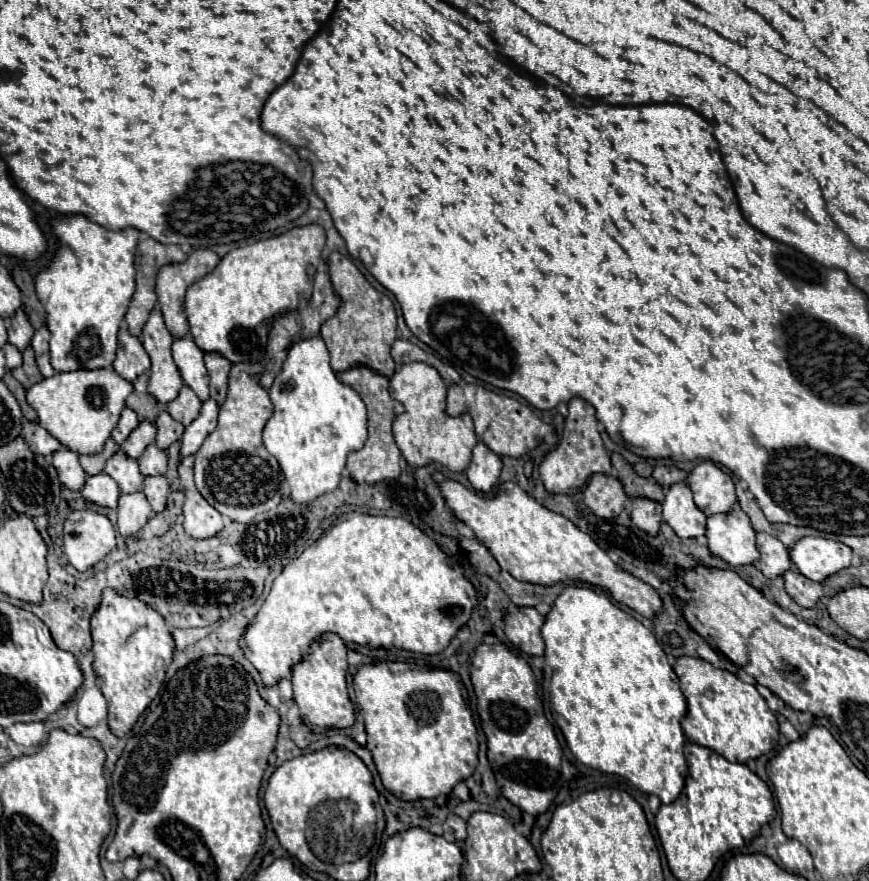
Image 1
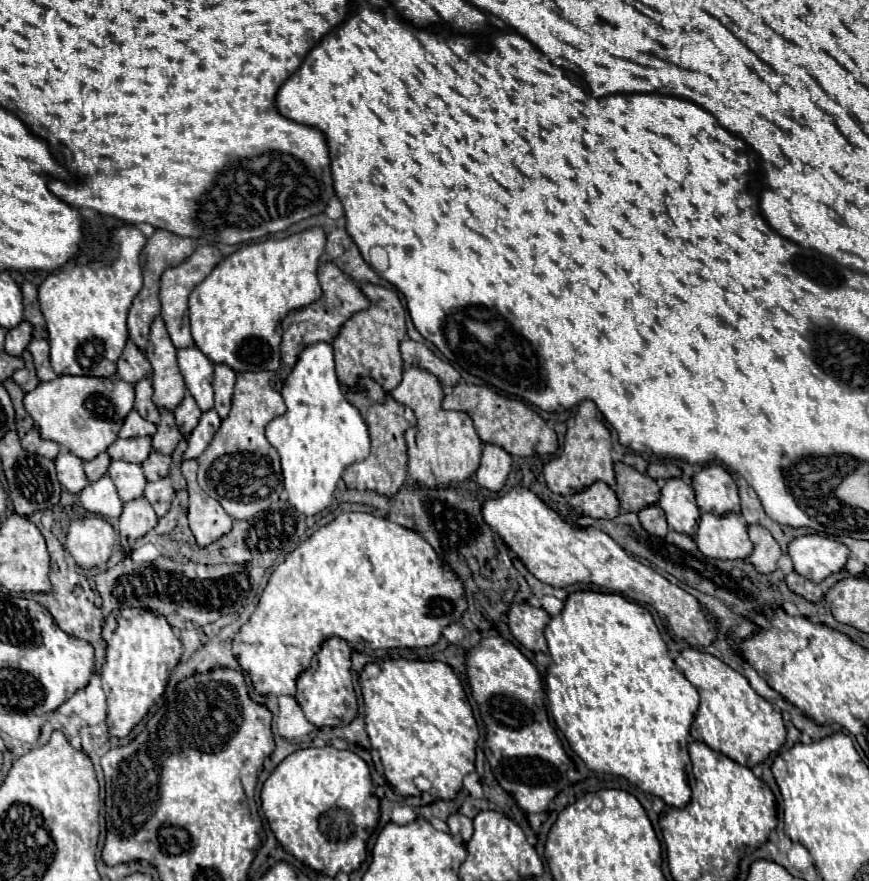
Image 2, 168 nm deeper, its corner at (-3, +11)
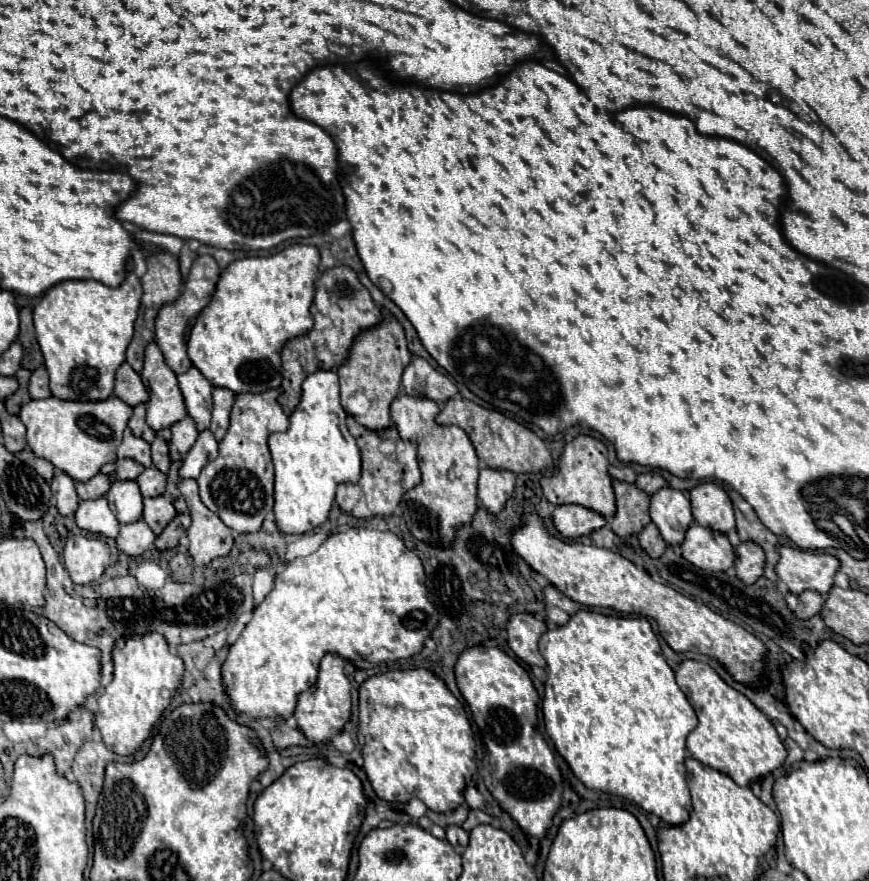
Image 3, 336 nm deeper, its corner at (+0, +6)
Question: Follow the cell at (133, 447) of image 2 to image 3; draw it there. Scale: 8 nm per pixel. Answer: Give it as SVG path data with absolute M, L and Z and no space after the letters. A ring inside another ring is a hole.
M116 459L114 463L108 463L102 467L104 475L120 481L134 481L142 471L144 467L132 459Z

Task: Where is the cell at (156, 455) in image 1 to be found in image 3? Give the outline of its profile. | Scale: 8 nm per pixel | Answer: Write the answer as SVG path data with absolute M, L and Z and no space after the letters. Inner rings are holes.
M150 467L140 473L136 483L138 483L144 497L158 497L166 489L166 475L160 473L156 467Z

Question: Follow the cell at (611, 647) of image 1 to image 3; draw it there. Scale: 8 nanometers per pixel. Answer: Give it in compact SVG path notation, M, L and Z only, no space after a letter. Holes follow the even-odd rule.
M580 611L566 625L546 631L540 637L540 653L546 659L548 673L542 701L544 725L572 773L588 789L630 799L668 825L688 821L692 801L684 769L686 737L698 719L686 695L676 685L648 619Z

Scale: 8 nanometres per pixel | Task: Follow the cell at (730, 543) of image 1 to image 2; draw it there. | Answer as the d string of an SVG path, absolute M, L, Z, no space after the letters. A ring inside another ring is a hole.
M729 512L727 516L701 514L697 538L699 550L709 558L749 558L751 556L751 540L747 536L747 524L741 514Z

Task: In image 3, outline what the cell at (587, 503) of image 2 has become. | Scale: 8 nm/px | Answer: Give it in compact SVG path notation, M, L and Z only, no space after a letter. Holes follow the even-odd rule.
M582 505L554 507L552 521L554 521L554 527L558 529L558 533L562 537L568 537L568 539L588 535L588 533L600 529L606 523L606 519L602 515L590 511Z

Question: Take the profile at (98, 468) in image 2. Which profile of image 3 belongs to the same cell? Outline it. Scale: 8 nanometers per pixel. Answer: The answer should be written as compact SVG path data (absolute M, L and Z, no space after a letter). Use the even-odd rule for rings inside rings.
M94 475L90 481L86 483L76 483L76 493L82 501L88 501L88 499L96 499L96 497L104 497L110 489L110 477L108 475Z

